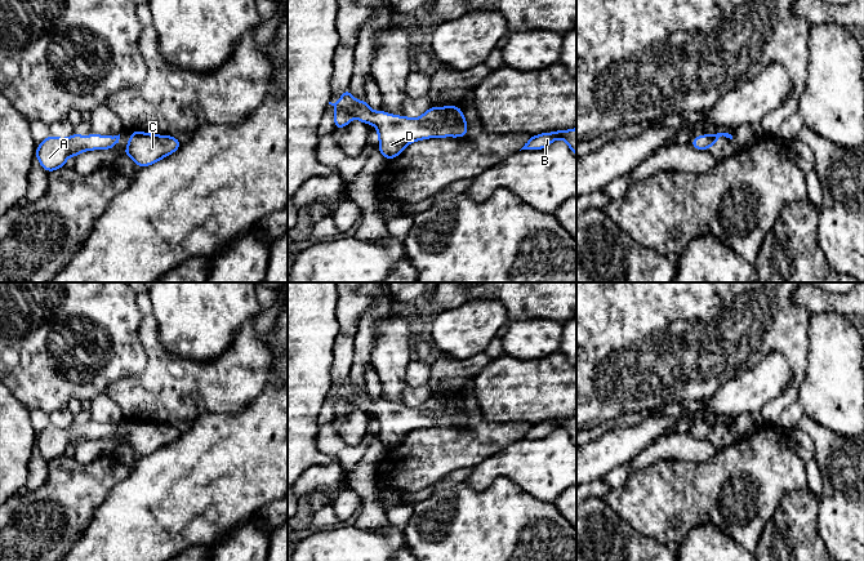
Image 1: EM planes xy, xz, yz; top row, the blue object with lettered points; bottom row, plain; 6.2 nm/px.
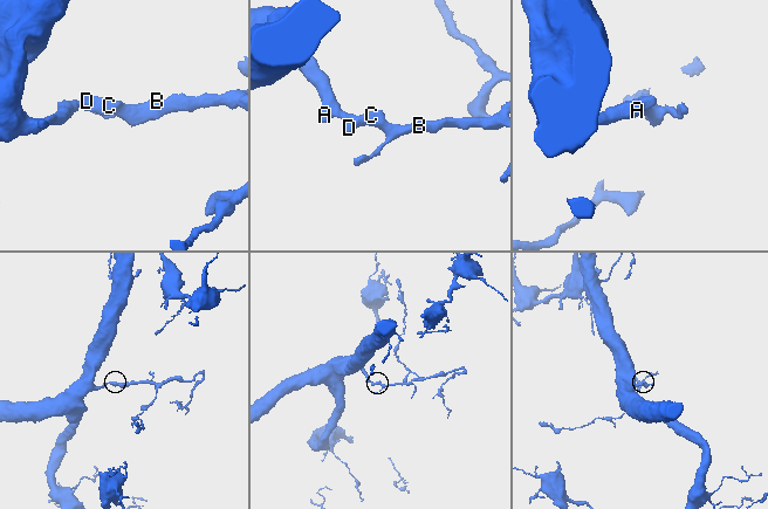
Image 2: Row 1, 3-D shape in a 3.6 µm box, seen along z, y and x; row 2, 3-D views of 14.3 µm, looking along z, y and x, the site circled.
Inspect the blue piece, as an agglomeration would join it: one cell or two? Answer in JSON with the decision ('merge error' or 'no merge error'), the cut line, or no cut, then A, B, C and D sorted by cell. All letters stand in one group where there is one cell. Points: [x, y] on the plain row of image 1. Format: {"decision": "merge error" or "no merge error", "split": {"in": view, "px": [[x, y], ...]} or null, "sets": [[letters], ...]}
{"decision": "no merge error", "split": null, "sets": [["A", "B", "C", "D"]]}

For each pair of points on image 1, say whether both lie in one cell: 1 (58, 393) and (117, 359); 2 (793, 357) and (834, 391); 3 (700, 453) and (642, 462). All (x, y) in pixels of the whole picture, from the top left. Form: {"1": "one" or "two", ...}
{"1": "one", "2": "two", "3": "one"}

